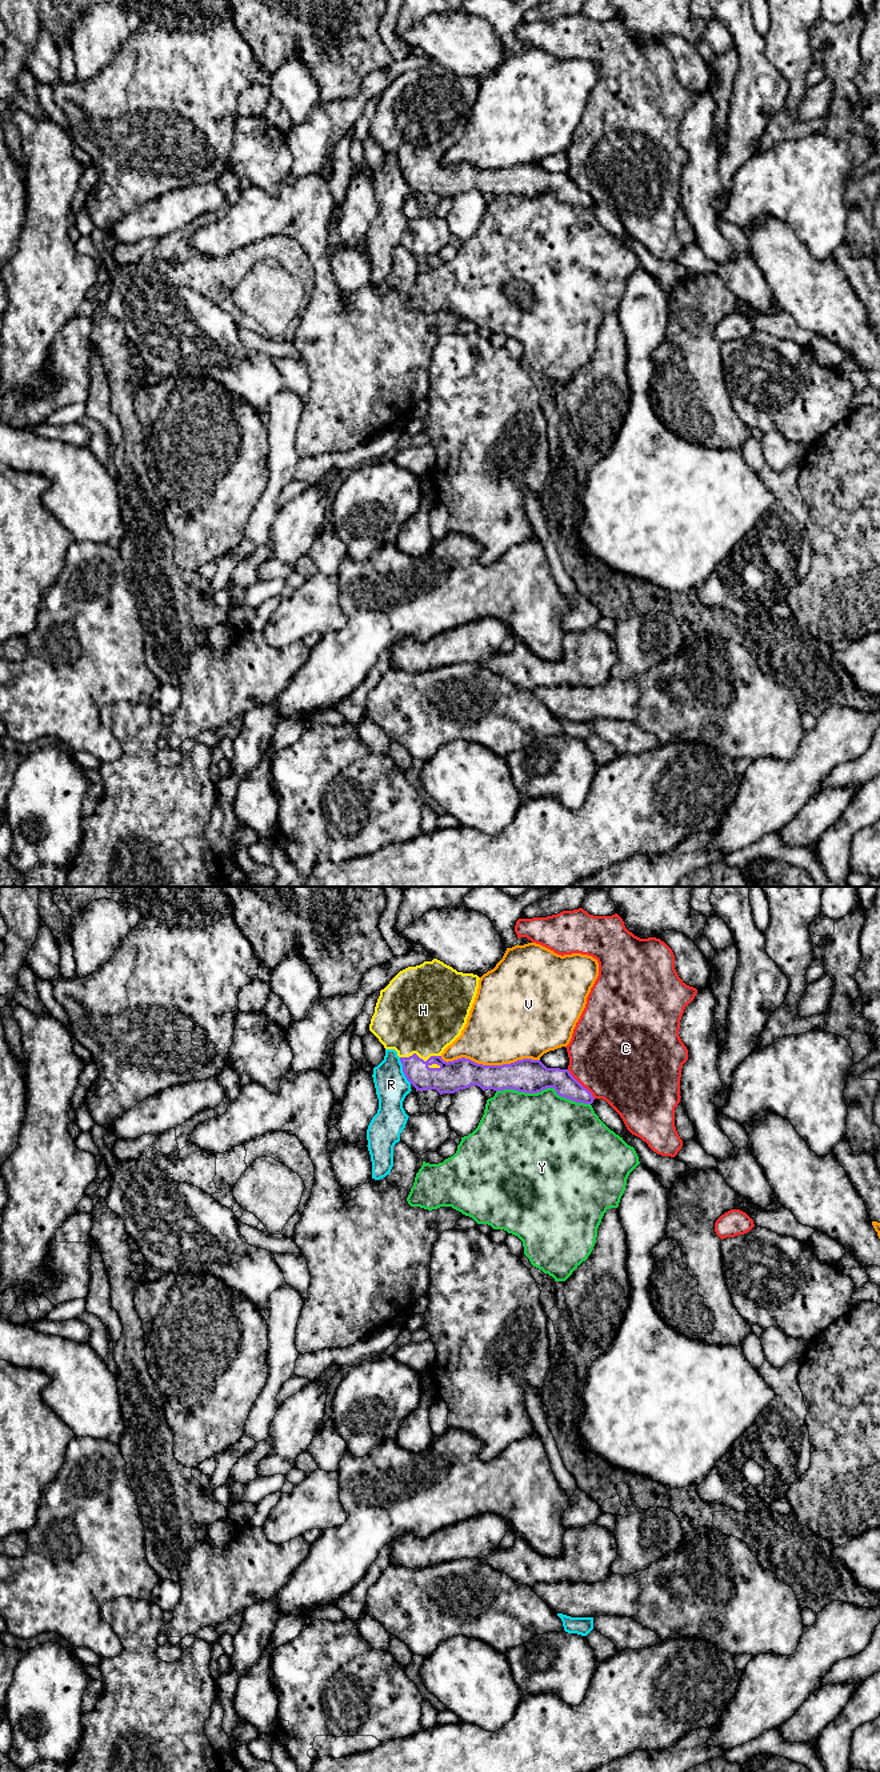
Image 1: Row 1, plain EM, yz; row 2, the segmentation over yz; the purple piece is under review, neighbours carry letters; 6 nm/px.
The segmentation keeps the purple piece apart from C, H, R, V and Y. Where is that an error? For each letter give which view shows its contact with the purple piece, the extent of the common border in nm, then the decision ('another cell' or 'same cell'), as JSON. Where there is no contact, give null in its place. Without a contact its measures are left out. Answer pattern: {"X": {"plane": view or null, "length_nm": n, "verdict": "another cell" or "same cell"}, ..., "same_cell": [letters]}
{"C": {"plane": "yz", "length_nm": 240, "verdict": "another cell"}, "H": {"plane": "yz", "length_nm": 240, "verdict": "same cell"}, "R": {"plane": "yz", "length_nm": 180, "verdict": "another cell"}, "V": {"plane": "yz", "length_nm": 600, "verdict": "another cell"}, "Y": {"plane": "yz", "length_nm": 550, "verdict": "another cell"}, "same_cell": ["H"]}

